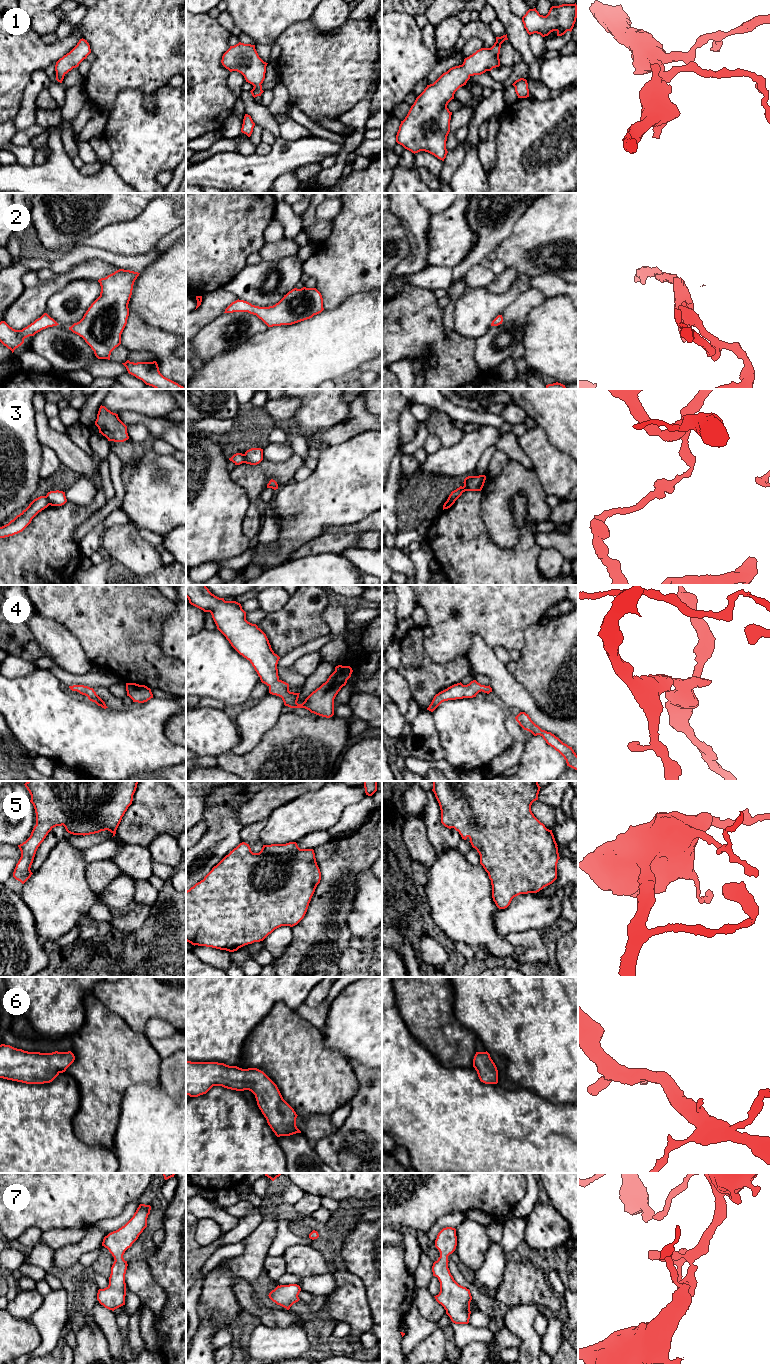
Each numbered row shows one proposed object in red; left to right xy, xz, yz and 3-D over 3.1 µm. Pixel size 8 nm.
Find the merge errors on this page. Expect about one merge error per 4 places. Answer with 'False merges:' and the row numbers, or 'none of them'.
False merges: 3

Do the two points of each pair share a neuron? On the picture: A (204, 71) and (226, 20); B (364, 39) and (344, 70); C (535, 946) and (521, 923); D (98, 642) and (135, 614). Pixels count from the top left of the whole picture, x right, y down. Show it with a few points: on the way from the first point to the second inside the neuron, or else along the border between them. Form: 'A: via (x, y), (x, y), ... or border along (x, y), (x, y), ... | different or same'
A: border along (216, 19), (229, 32) | different
B: via (356, 47), (353, 59), (350, 62) | same
C: border along (538, 929), (511, 931), (506, 936) | different
D: via (107, 633), (126, 614) | same

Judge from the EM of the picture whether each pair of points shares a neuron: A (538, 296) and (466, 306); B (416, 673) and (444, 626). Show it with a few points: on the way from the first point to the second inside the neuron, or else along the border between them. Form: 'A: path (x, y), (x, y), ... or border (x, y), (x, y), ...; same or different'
A: border (531, 286), (521, 292), (501, 314); different
B: border (424, 638), (424, 650), (435, 662), (450, 661); different

